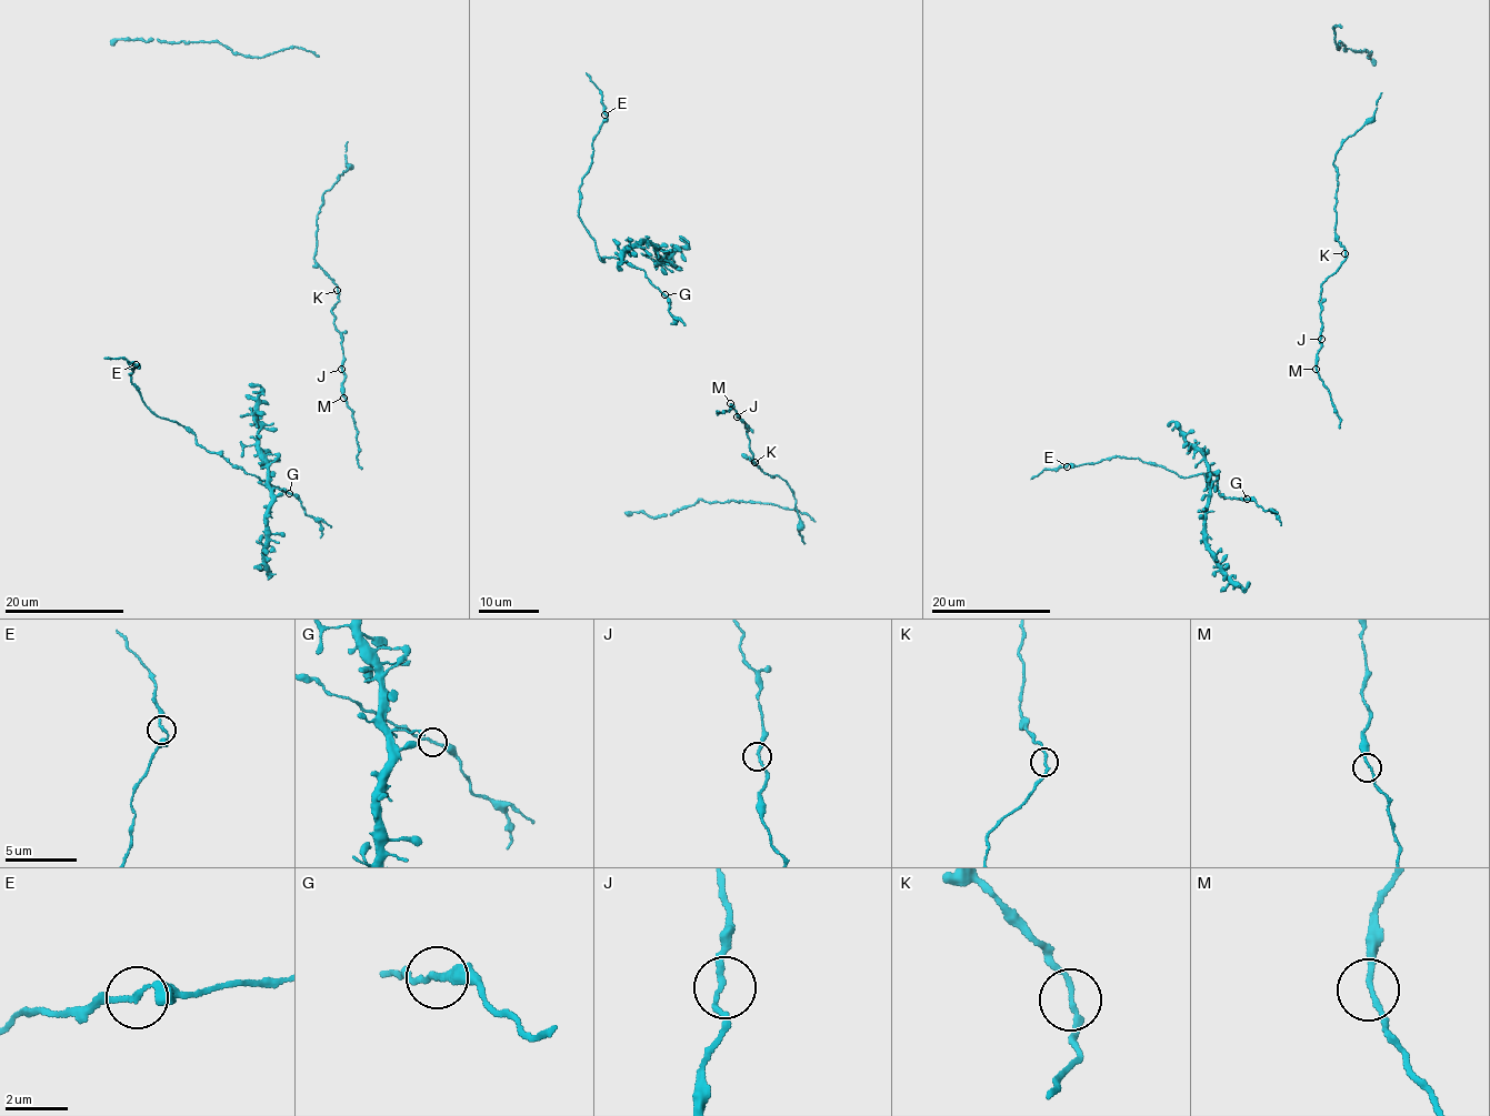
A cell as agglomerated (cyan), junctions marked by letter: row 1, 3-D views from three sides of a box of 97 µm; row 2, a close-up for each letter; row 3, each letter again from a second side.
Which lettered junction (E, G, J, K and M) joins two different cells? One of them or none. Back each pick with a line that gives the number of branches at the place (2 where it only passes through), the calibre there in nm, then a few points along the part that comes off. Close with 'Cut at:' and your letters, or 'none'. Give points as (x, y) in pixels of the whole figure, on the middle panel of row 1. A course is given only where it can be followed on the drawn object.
Cut at: none

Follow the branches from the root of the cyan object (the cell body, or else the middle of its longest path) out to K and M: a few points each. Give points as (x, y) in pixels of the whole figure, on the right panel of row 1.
K: (1321, 338), (1321, 284), (1341, 264), (1344, 253)
M: (1321, 338), (1316, 369)

